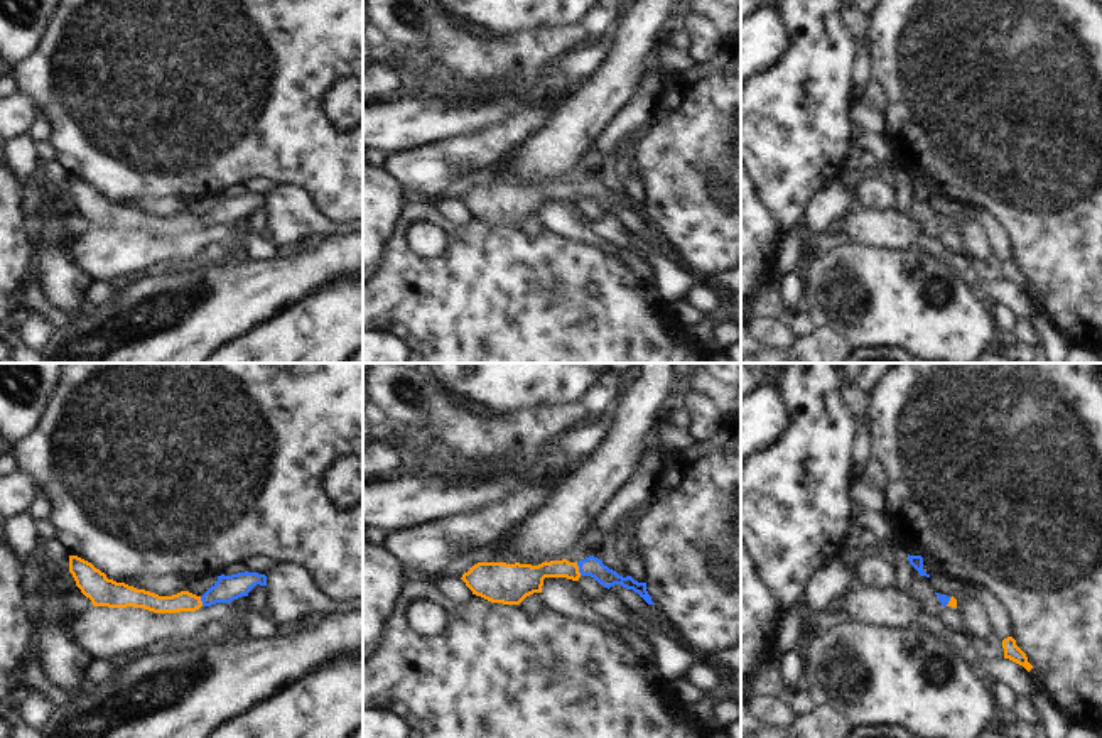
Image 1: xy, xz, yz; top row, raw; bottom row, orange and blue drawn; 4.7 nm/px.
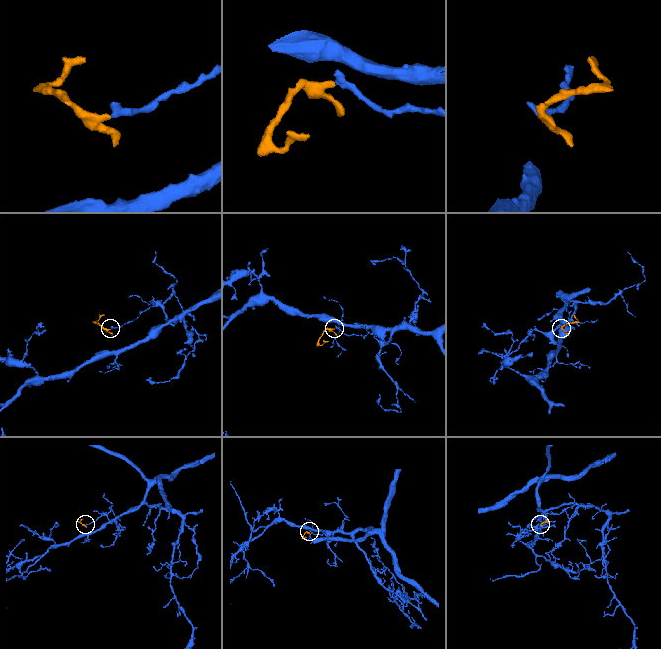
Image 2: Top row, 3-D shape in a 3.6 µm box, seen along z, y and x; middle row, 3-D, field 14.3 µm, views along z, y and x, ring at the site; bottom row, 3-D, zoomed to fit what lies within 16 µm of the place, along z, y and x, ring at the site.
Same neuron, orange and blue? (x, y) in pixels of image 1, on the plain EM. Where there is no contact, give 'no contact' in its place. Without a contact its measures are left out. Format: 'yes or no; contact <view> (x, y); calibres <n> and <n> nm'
yes; contact xz (578, 191); calibres 140 and 100 nm

